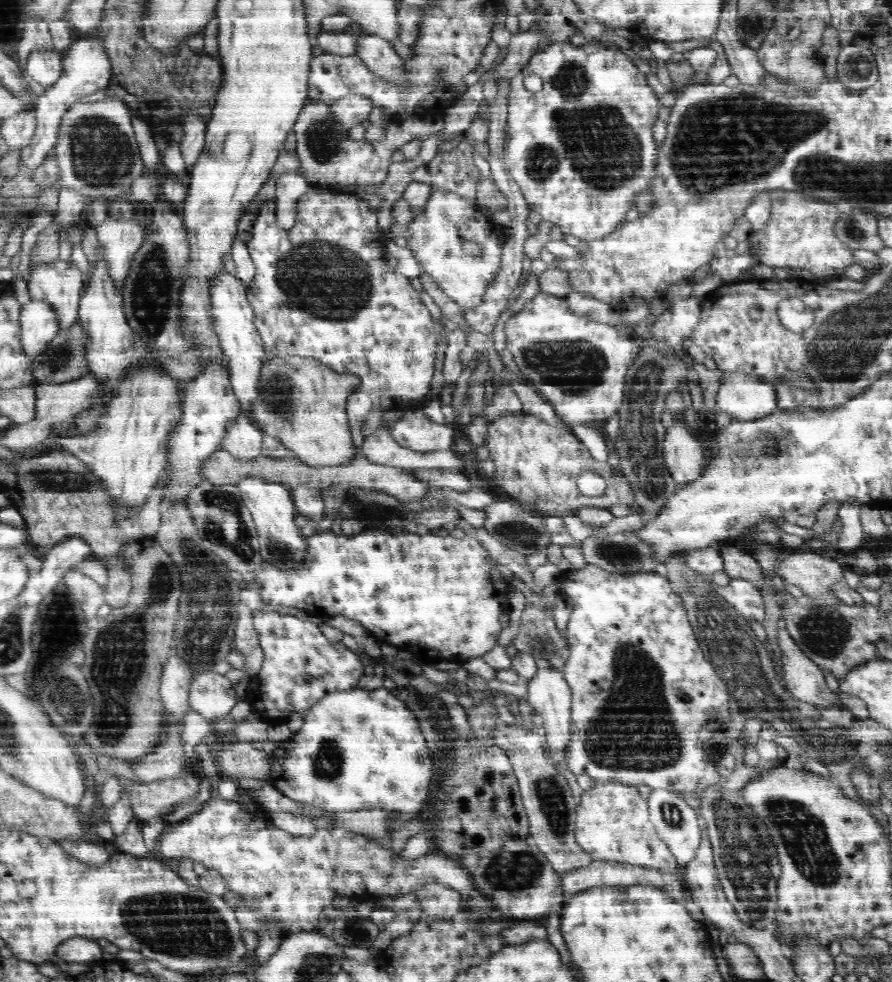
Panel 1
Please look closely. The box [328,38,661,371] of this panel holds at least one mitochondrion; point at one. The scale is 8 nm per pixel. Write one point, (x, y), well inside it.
(596, 140)

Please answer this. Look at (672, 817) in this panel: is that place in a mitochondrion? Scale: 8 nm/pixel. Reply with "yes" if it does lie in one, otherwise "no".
yes

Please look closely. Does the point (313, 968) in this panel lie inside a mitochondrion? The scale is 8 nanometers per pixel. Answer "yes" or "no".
yes

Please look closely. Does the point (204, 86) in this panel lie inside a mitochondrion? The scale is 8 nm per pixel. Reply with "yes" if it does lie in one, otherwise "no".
yes

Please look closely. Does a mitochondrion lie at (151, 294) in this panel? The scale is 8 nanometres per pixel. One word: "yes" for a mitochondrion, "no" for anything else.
yes

